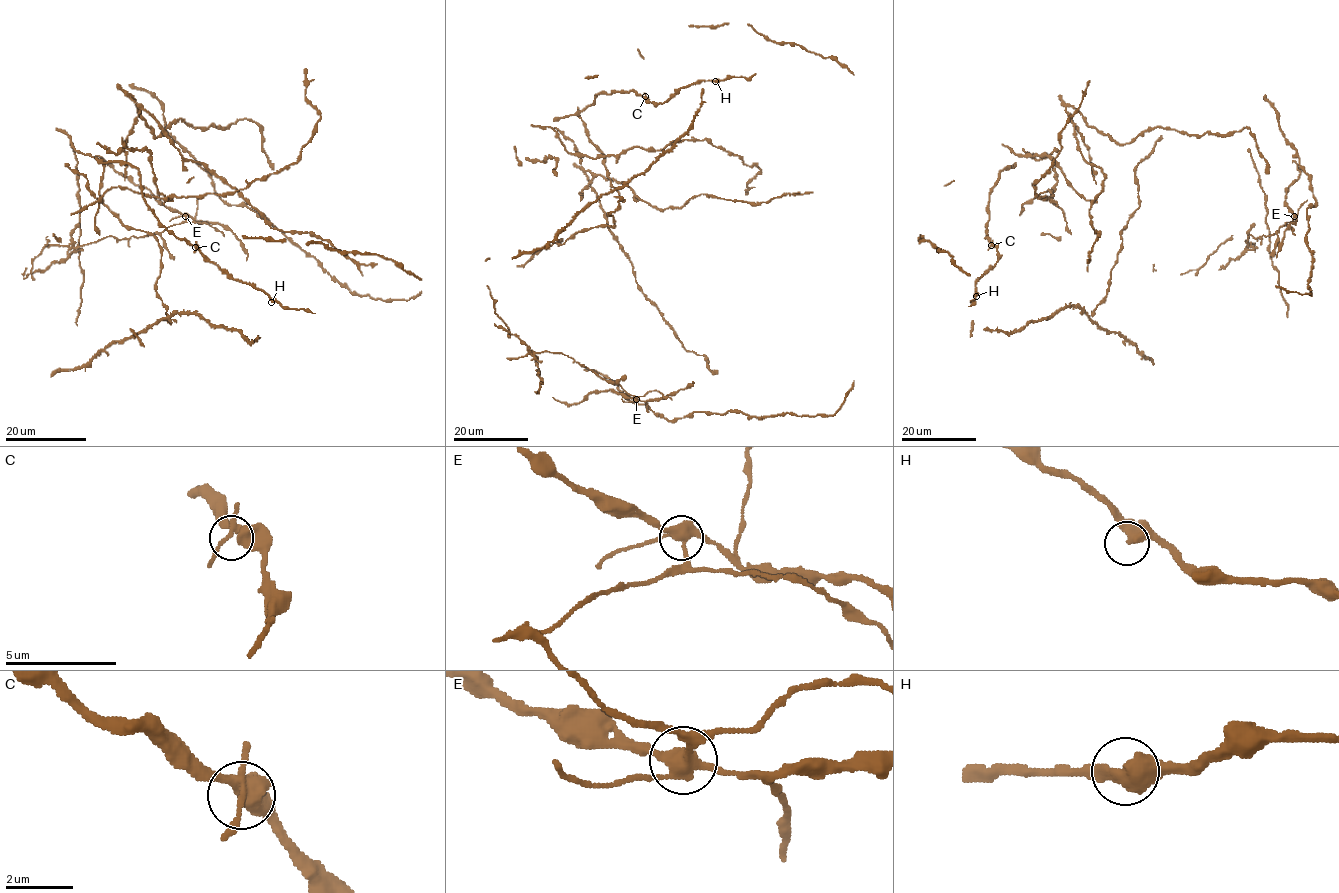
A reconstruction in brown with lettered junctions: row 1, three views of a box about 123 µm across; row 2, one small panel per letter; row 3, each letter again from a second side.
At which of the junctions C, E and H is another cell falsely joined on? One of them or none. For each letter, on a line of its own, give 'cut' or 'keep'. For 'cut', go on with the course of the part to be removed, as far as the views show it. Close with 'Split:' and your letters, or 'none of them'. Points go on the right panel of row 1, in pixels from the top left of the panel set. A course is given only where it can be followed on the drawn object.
C: keep
E: cut
H: keep
Split: E

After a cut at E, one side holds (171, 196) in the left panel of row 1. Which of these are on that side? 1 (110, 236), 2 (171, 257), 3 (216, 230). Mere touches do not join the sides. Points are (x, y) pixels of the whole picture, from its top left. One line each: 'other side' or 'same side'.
1: other side
2: other side
3: other side

